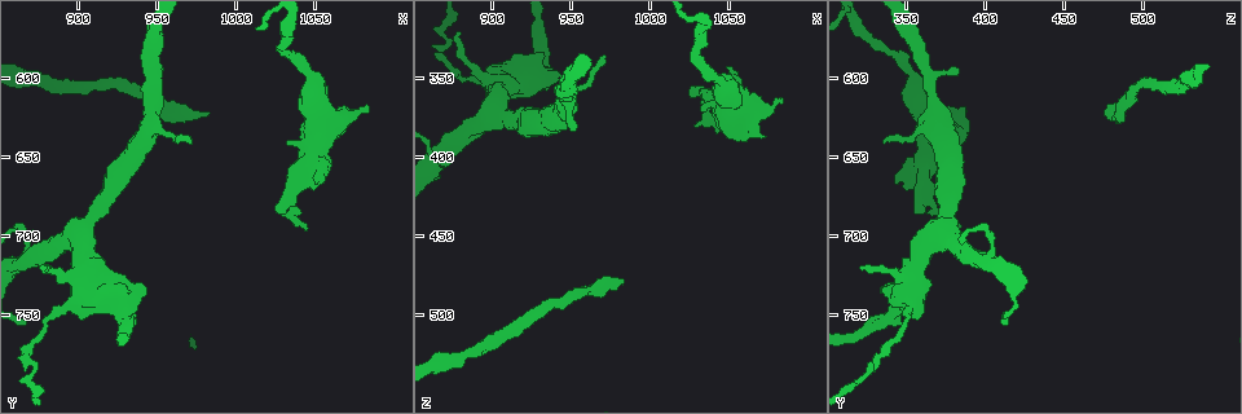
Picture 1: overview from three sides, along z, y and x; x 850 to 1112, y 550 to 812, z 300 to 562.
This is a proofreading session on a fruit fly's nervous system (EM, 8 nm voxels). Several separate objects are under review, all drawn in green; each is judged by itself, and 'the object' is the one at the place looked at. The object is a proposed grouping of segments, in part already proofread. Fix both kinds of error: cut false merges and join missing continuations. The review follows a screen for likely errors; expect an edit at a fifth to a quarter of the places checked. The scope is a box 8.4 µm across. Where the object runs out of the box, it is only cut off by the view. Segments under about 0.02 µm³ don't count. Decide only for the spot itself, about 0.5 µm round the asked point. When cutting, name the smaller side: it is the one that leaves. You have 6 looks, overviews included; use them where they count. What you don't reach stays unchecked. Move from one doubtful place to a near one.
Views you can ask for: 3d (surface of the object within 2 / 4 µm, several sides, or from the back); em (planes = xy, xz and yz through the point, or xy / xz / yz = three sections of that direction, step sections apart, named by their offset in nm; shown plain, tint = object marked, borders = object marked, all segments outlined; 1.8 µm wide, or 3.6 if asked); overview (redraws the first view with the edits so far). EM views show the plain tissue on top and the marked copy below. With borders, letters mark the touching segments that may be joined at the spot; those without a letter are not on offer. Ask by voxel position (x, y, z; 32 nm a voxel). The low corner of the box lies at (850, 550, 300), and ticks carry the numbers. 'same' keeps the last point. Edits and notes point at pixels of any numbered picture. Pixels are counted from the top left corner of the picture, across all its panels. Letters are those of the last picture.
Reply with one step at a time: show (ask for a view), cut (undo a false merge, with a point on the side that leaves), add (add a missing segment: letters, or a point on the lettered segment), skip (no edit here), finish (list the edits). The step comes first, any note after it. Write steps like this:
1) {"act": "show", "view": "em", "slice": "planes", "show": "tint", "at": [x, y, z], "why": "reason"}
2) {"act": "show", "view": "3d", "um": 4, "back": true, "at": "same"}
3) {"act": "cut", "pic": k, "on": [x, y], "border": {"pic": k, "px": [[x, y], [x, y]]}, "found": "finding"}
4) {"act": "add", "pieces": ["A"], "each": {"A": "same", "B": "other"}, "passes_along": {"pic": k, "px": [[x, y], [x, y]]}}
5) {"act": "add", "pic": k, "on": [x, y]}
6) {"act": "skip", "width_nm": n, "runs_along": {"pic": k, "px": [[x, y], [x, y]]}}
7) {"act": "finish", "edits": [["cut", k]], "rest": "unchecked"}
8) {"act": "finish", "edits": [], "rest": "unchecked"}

{"act": "show", "view": "em", "slice": "yz", "step": 16, "show": "tint", "at": [878, 720, 320], "why": "branch stops here"}

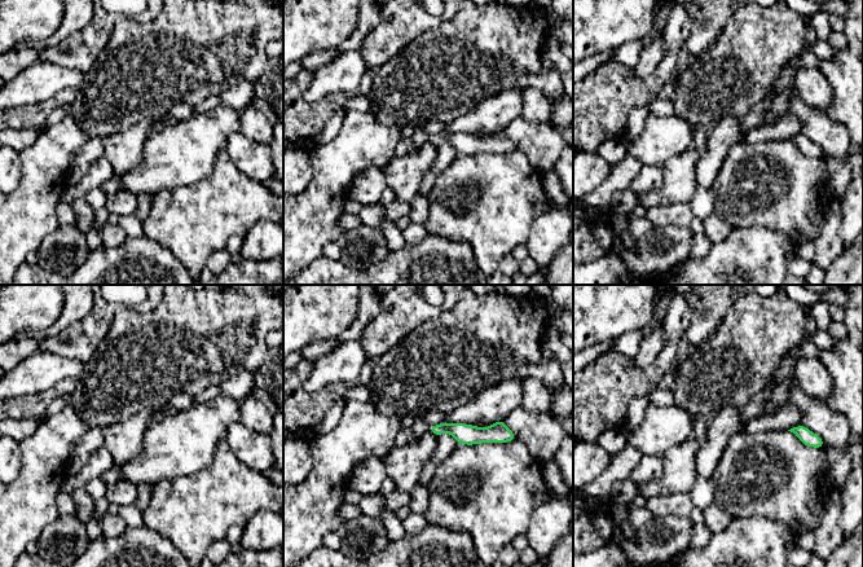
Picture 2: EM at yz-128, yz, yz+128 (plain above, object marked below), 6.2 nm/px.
{"act": "show", "view": "em", "slice": "planes", "show": "borders", "at": "same", "why": "another direction"}

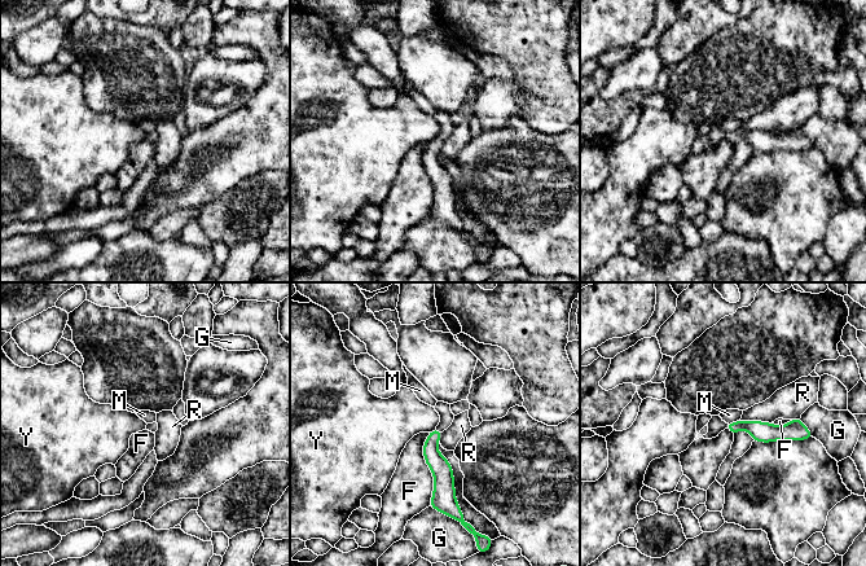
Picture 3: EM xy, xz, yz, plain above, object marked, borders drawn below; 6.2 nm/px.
{"act": "skip", "each": {"F": "other", "G": "other", "M": "other", "R": "other", "Y": "other"}, "border": {"pic": 3, "px": [[435, 428], [429, 433]]}, "found": "none of them fits"}

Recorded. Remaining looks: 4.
{"act": "show", "view": "3d", "um": 4, "at": [1028, 686, 356], "why": "an open end"}

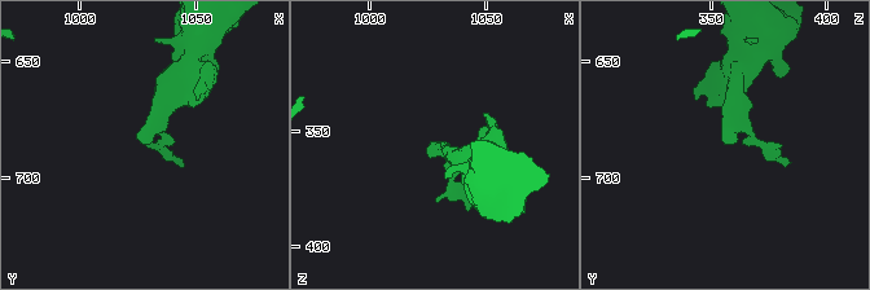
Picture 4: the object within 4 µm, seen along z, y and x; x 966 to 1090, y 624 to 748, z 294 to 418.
{"act": "show", "view": "em", "slice": "planes", "show": "borders", "at": [1028, 686, 356], "why": "need the tissue"}

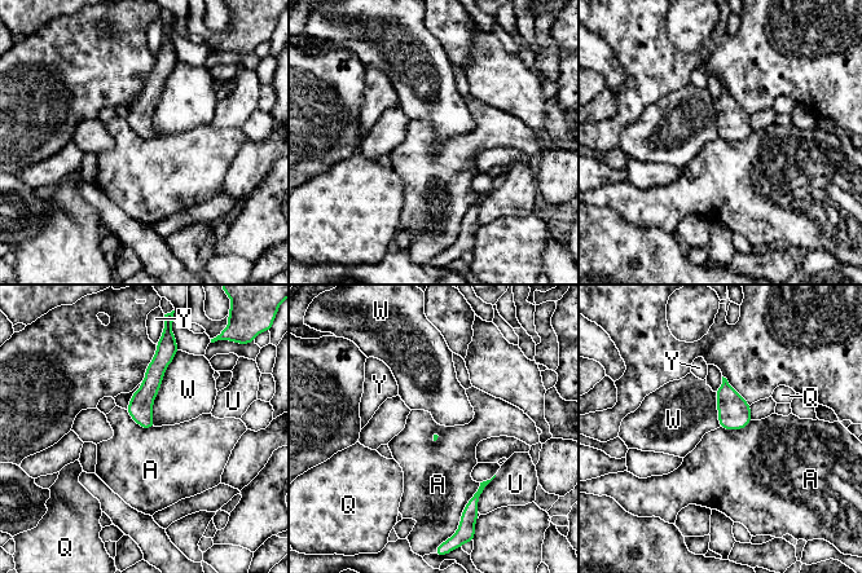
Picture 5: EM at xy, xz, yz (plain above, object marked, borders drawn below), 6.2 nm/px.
{"act": "skip", "each": {"A": "other", "Q": "other", "U": "other", "W": "other", "Y": "other"}, "border": {"pic": 5, "px": [[480, 483], [460, 515]]}, "found": "no lettered segment goes on from it"}

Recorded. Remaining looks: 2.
{"act": "show", "view": "em", "slice": "xy", "step": 8, "show": "borders", "at": [1082, 618, 360], "why": "free end"}

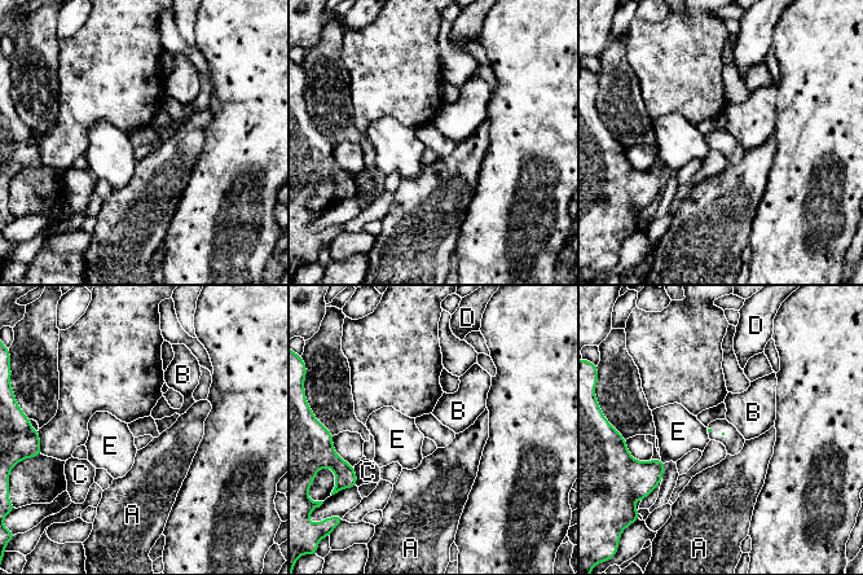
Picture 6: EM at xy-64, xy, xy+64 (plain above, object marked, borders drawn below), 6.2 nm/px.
{"act": "show", "view": "em", "slice": "planes", "show": "borders", "at": "same", "why": "another direction"}

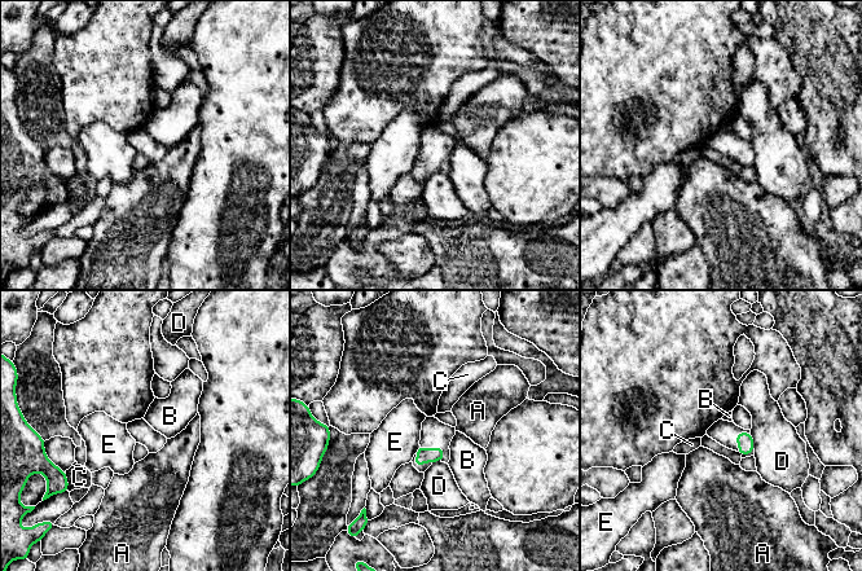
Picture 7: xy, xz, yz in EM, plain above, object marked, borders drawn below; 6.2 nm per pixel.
{"act": "skip", "each": {"A": "other", "B": "other", "C": "other", "D": "other", "E": "other"}, "found": "no lettered segment goes on from it"}

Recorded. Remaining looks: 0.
{"act": "finish", "edits": [], "rest": "unchecked"}

